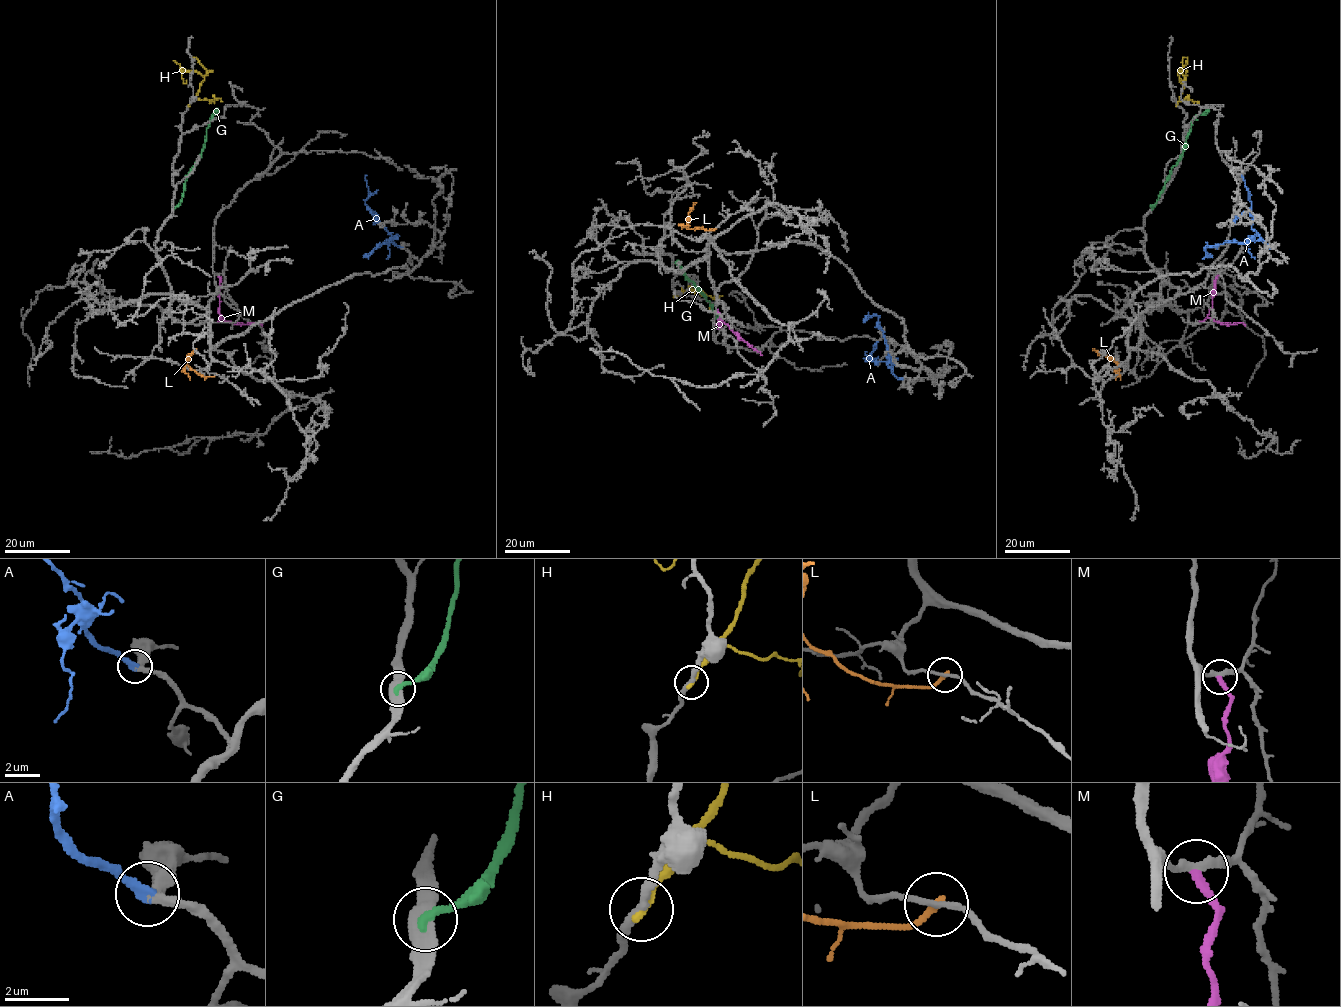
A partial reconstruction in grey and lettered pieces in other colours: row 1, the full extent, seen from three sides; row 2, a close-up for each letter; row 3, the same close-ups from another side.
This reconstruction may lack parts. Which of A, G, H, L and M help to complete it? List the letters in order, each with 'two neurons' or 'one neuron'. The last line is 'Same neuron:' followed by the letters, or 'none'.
A: one neuron
G: two neurons
H: two neurons
L: two neurons
M: two neurons
Same neuron: A

